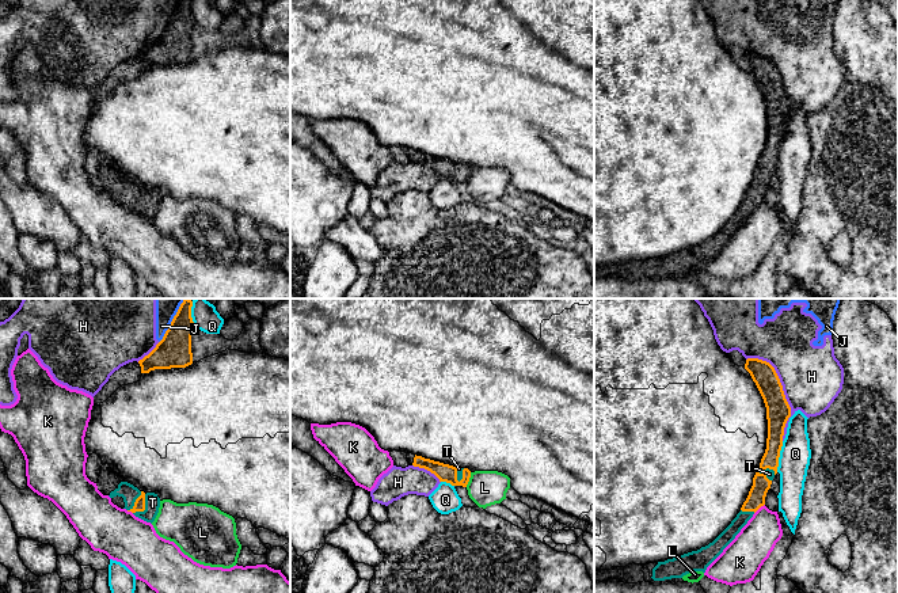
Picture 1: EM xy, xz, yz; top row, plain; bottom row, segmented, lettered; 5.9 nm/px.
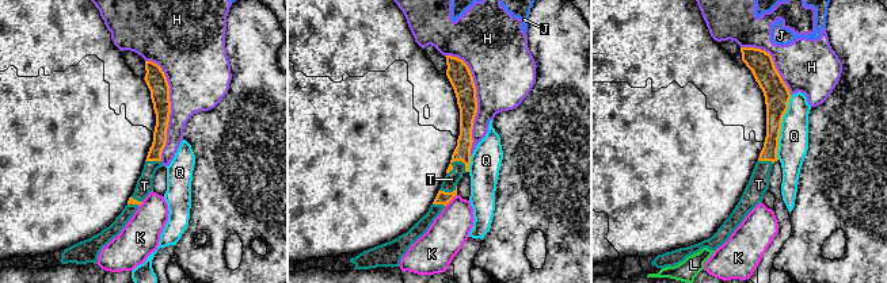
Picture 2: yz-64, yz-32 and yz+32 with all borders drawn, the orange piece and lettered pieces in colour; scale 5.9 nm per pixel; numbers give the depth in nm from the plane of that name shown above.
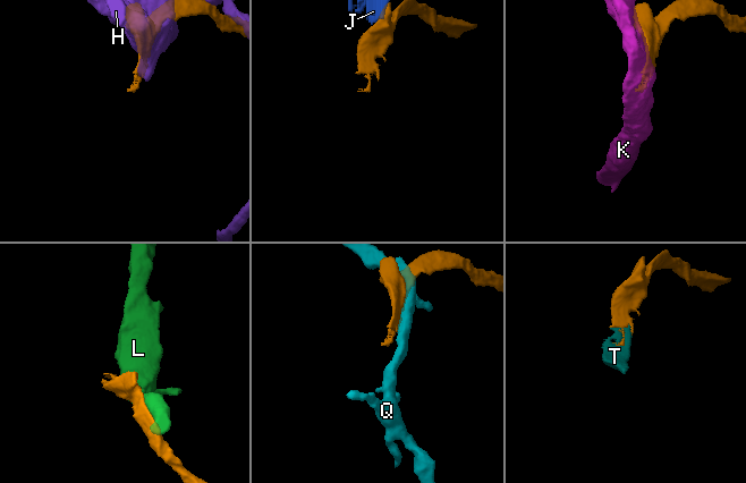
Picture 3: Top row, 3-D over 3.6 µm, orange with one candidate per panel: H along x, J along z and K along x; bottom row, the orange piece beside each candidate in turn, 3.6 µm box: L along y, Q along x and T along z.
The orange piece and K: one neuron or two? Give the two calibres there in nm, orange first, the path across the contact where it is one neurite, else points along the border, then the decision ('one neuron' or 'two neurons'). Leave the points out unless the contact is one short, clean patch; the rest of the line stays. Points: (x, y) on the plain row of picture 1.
110/220 nm | along yz (764, 200), (754, 209) | two neurons

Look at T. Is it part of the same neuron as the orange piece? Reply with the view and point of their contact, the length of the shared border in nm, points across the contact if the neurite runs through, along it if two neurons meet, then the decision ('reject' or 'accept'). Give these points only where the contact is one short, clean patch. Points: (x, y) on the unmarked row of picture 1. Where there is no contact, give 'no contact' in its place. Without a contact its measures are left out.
meets orange in yz at (764, 170); contact 110 nm long; runs through yz (769, 156), (764, 170), (769, 170); accept

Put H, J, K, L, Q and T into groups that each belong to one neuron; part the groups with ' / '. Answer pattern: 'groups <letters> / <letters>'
groups H J / K / L / Q / T

